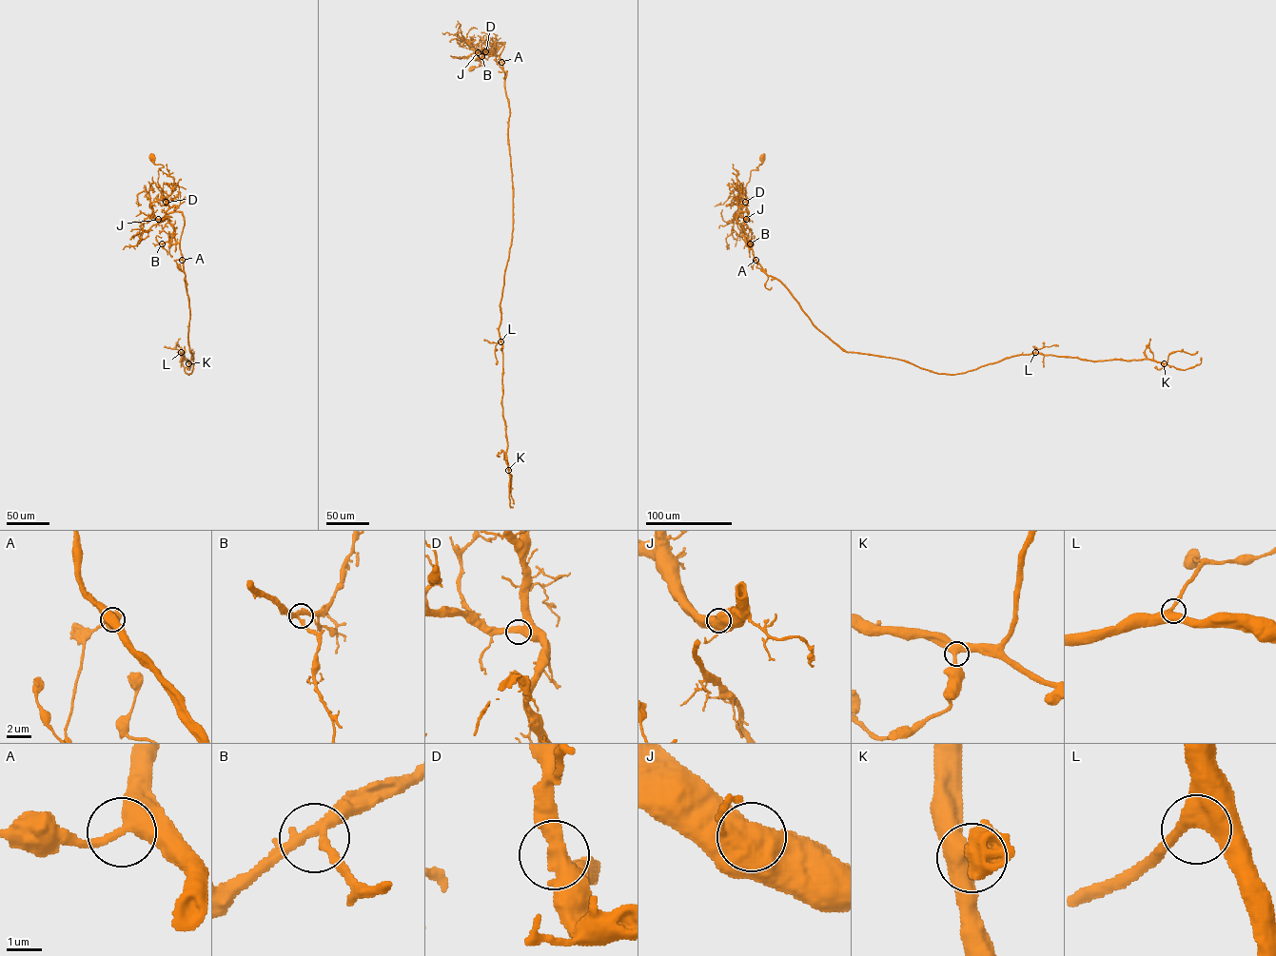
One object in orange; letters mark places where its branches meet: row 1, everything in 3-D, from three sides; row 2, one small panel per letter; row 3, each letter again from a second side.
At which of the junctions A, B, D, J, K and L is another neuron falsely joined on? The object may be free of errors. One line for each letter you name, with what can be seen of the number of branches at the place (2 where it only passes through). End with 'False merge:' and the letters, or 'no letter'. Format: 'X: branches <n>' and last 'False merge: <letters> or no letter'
False merge: no letter

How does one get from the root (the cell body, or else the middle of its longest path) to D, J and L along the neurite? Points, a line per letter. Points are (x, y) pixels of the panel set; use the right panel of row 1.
D: (762, 156), (758, 170), (751, 171), (745, 187), (745, 202)
J: (762, 156), (758, 170), (751, 171), (745, 187), (746, 219)
L: (762, 156), (745, 187), (744, 235), (754, 257), (845, 351), (946, 374), (1035, 352)

